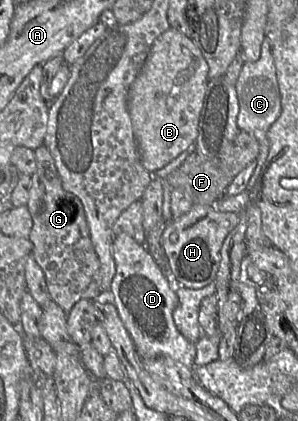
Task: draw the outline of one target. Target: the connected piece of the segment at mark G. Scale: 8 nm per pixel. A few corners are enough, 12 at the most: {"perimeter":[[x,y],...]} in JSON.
{"perimeter":[[34,152],[31,255],[68,312],[97,299],[100,261],[81,201]]}

